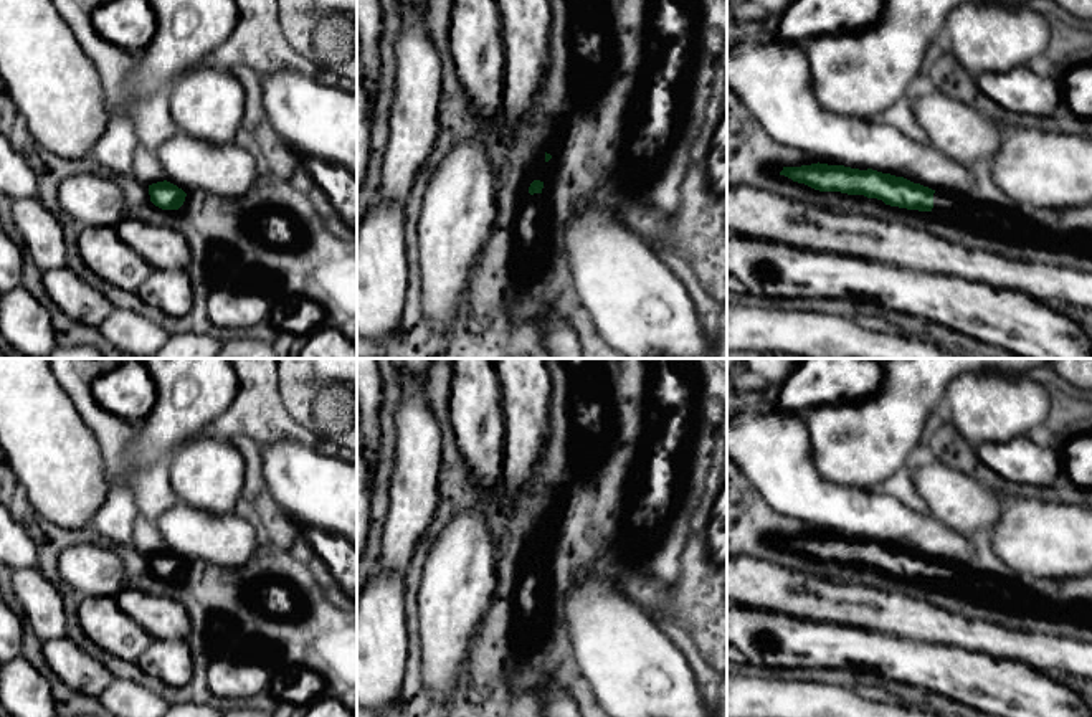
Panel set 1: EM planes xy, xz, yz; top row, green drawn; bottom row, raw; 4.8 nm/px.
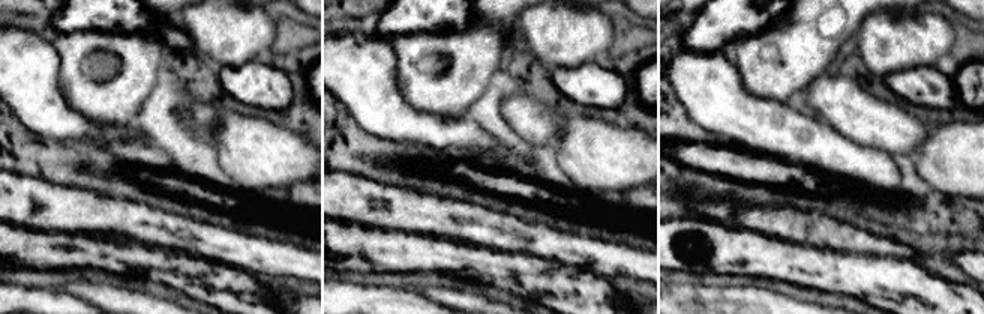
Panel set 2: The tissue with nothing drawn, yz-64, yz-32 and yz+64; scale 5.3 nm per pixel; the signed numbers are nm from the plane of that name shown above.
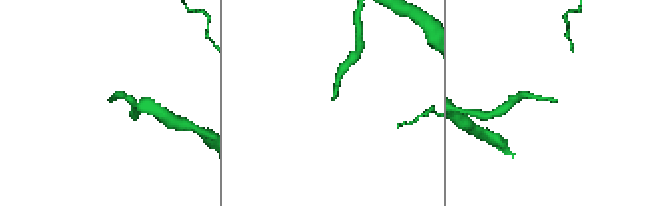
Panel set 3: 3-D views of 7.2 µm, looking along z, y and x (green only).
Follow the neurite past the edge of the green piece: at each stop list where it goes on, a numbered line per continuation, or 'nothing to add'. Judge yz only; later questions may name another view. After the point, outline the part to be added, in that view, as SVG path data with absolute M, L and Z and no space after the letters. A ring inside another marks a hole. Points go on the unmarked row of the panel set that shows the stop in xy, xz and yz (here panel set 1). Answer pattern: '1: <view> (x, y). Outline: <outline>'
1: yz (944, 570). Outline: M935 560L932 582L952 582L955 583L960 577L973 575L973 570L961 568L945 560Z

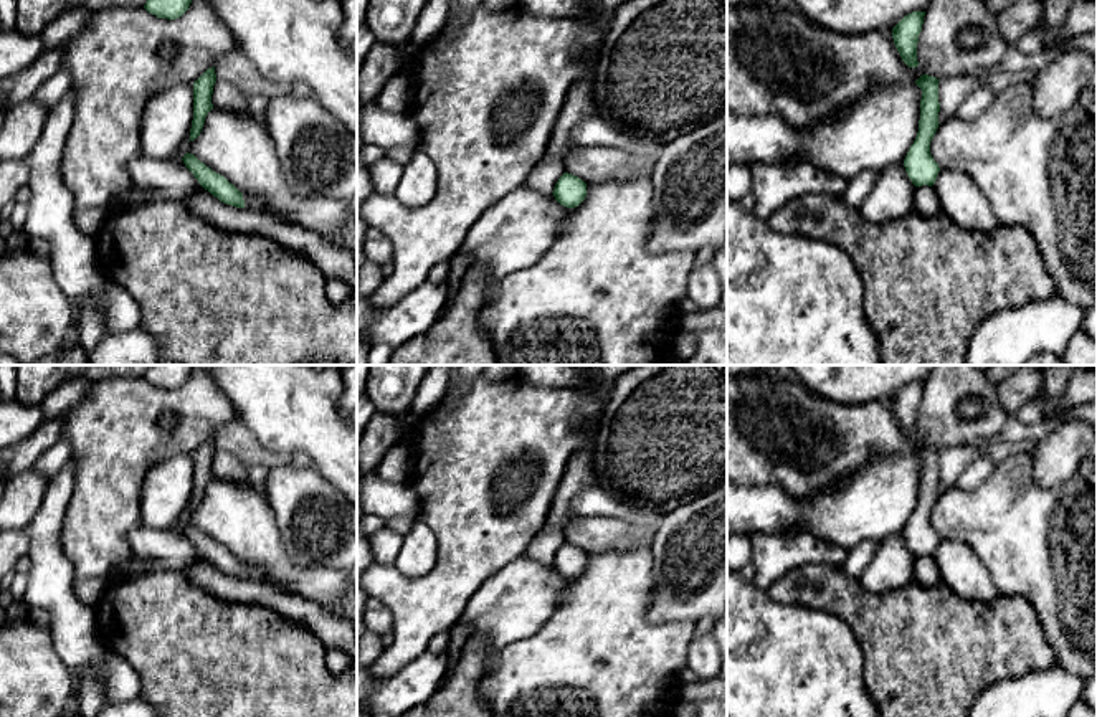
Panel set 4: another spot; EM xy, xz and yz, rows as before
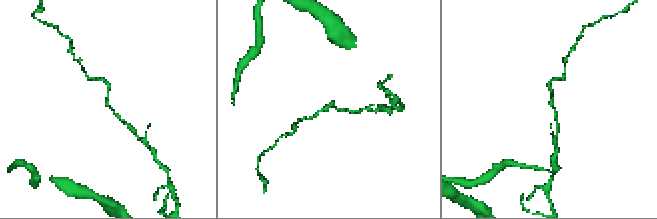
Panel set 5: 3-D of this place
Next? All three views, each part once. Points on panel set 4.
nothing to add

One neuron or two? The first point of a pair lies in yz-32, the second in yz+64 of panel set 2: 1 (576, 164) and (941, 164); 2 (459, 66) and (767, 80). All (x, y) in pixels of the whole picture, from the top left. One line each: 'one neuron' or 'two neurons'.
1: one neuron
2: one neuron

